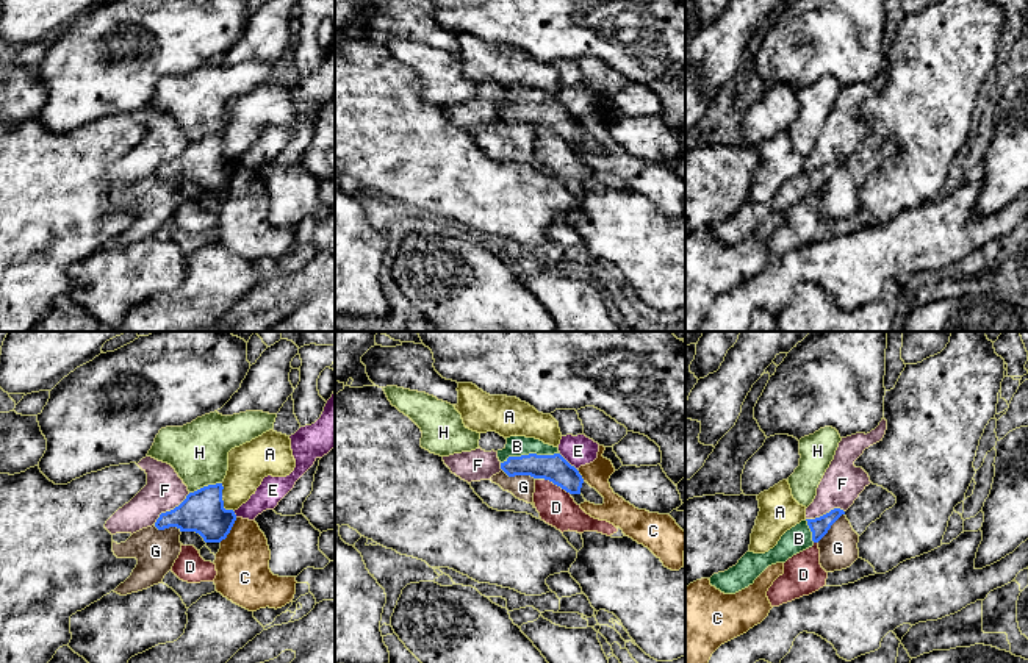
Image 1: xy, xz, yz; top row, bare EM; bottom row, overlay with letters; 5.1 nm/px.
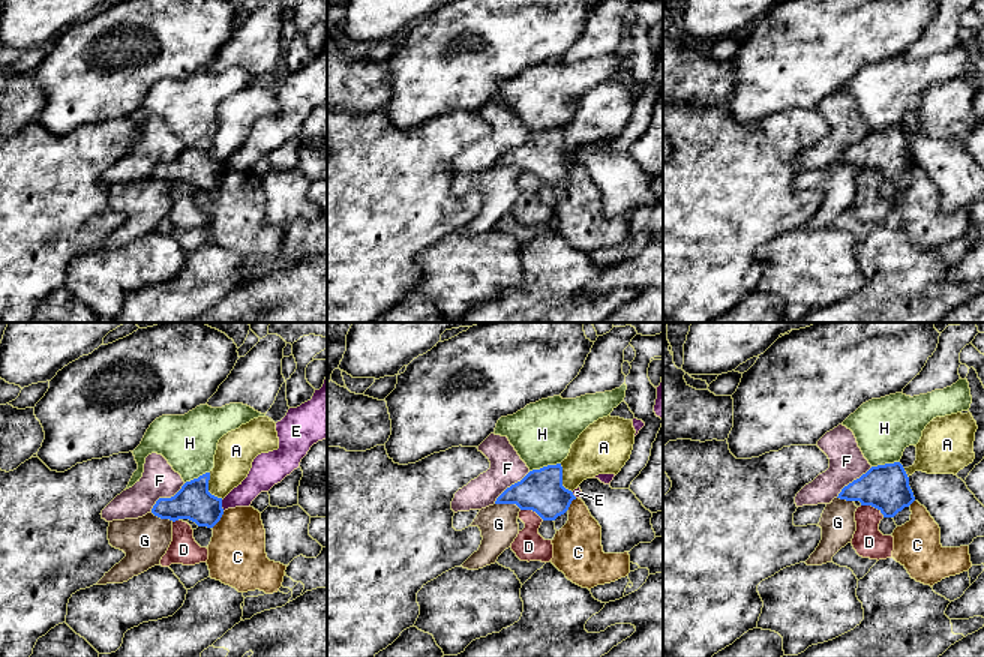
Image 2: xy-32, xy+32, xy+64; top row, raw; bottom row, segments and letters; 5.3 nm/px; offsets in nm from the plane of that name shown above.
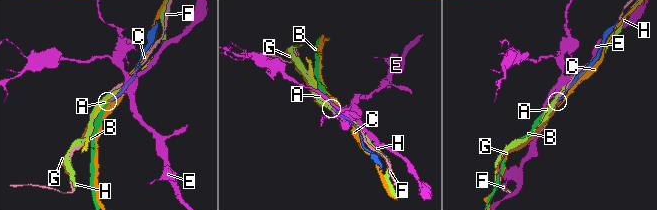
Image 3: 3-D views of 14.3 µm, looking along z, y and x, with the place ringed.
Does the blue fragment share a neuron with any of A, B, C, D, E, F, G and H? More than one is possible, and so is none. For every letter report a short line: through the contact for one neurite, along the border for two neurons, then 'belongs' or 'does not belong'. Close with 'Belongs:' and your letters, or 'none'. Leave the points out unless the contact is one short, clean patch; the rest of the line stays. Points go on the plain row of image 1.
A: does not belong
B: line xz (554, 118), (529, 103), (517, 96); belongs
C: does not belong
D: does not belong
E: line xz (559, 103), (576, 119); does not belong
F: does not belong
G: line xz (503, 119), (509, 125), (531, 125), (534, 129); does not belong
H: does not belong
Belongs: B

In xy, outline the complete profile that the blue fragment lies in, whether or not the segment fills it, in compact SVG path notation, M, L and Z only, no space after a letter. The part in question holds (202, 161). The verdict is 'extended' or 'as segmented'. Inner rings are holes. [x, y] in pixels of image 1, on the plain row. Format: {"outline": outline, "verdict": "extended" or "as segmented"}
{"outline": "M216 133L189 142L178 156L161 163L155 177L177 177L180 181L199 183L205 192L221 192L236 170L235 161L224 158L222 139L222 133Z", "verdict": "as segmented"}

